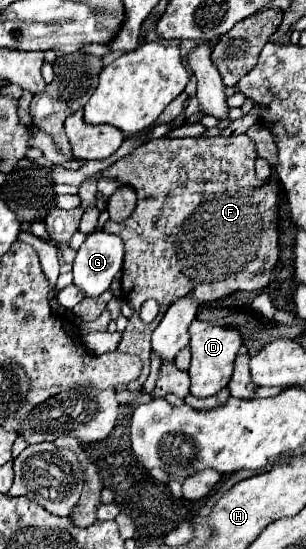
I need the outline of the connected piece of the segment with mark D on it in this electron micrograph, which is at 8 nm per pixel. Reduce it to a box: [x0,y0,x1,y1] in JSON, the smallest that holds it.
[189,319,241,397]

